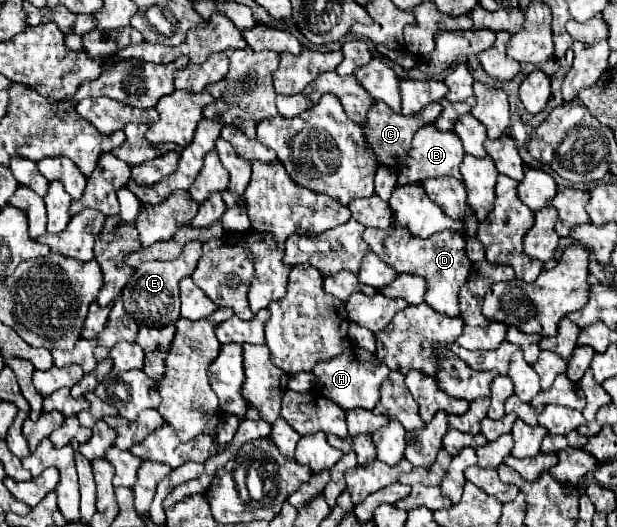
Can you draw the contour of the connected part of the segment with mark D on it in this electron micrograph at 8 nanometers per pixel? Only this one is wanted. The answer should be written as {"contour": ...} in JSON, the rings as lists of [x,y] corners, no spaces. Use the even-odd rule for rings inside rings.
{"contour":[[[393,221],[389,231],[365,229],[363,239],[371,247],[371,251],[375,251],[397,273],[419,275],[427,281],[427,291],[425,291],[423,301],[429,307],[433,307],[437,313],[443,313],[449,317],[459,315],[457,293],[459,293],[461,283],[467,281],[469,267],[471,267],[471,261],[465,253],[465,237],[463,235],[457,235],[457,231],[441,231],[427,239],[421,239],[421,237],[409,235],[409,231],[405,231],[405,227],[397,227]]]}

